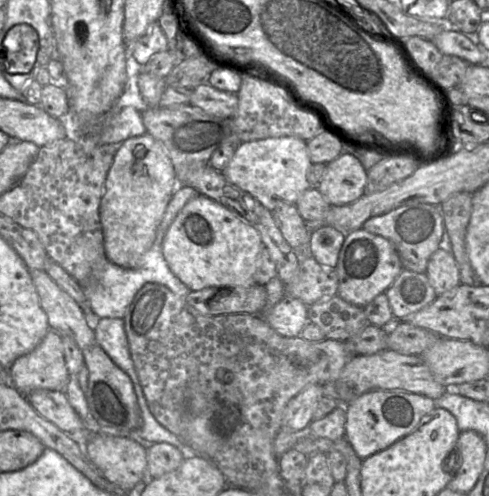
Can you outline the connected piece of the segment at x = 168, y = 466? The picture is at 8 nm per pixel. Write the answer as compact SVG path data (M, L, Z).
M165 442L148 444L146 452L147 479L158 478L168 472L174 471L186 457L186 453Z

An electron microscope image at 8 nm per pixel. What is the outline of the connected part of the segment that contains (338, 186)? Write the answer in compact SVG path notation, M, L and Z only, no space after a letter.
M343 152L327 164L317 189L331 206L350 204L365 194L367 171L360 161Z

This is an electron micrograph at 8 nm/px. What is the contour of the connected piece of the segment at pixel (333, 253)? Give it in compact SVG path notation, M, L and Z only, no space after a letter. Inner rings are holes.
M321 226L310 234L310 255L322 266L335 268L346 233L332 226Z

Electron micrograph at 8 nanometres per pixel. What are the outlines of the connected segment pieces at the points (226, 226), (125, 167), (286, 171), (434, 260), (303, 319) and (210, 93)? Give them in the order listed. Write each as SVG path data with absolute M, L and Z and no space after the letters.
M198 195L190 200L178 213L168 228L162 253L172 273L191 291L208 287L250 287L255 285L254 274L263 243L259 232L244 218L238 218L220 203Z
M145 133L117 146L100 205L105 254L110 262L129 269L141 266L175 190L175 171L161 141Z
M293 136L271 137L239 143L233 158L220 172L230 183L250 193L273 211L279 204L295 204L301 194L310 188L307 172L311 164L307 141Z
M442 245L431 255L426 274L437 296L460 284L458 266L447 245Z
M285 295L263 318L280 335L298 337L308 322L308 306L297 298Z
M203 83L192 91L191 105L217 118L231 118L238 105L236 93L225 92Z

